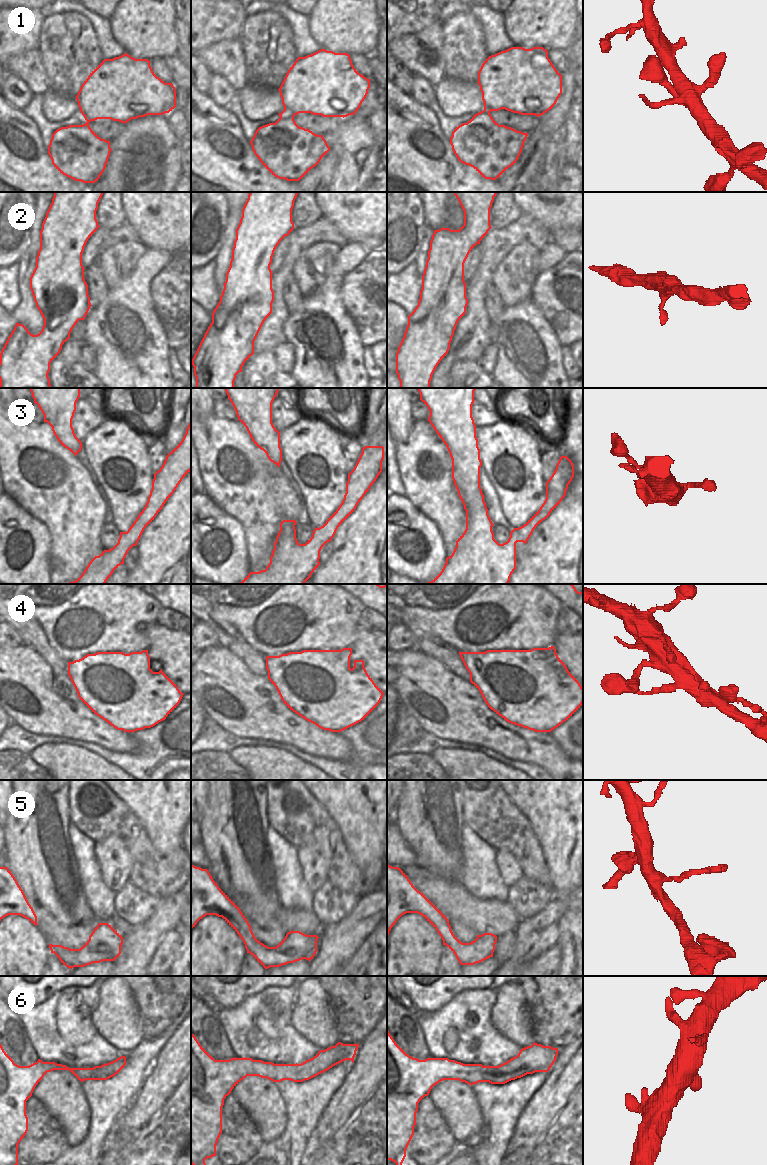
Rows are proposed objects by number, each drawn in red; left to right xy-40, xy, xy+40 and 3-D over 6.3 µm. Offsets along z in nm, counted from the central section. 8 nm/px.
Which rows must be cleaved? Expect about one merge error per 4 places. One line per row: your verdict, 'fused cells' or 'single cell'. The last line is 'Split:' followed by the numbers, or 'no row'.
1: single cell
2: single cell
3: single cell
4: single cell
5: single cell
6: single cell
Split: no row

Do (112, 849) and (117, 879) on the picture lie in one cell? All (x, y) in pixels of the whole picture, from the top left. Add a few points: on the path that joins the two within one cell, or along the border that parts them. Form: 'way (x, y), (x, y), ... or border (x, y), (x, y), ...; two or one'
way (112, 856), (115, 861), (115, 872); one

